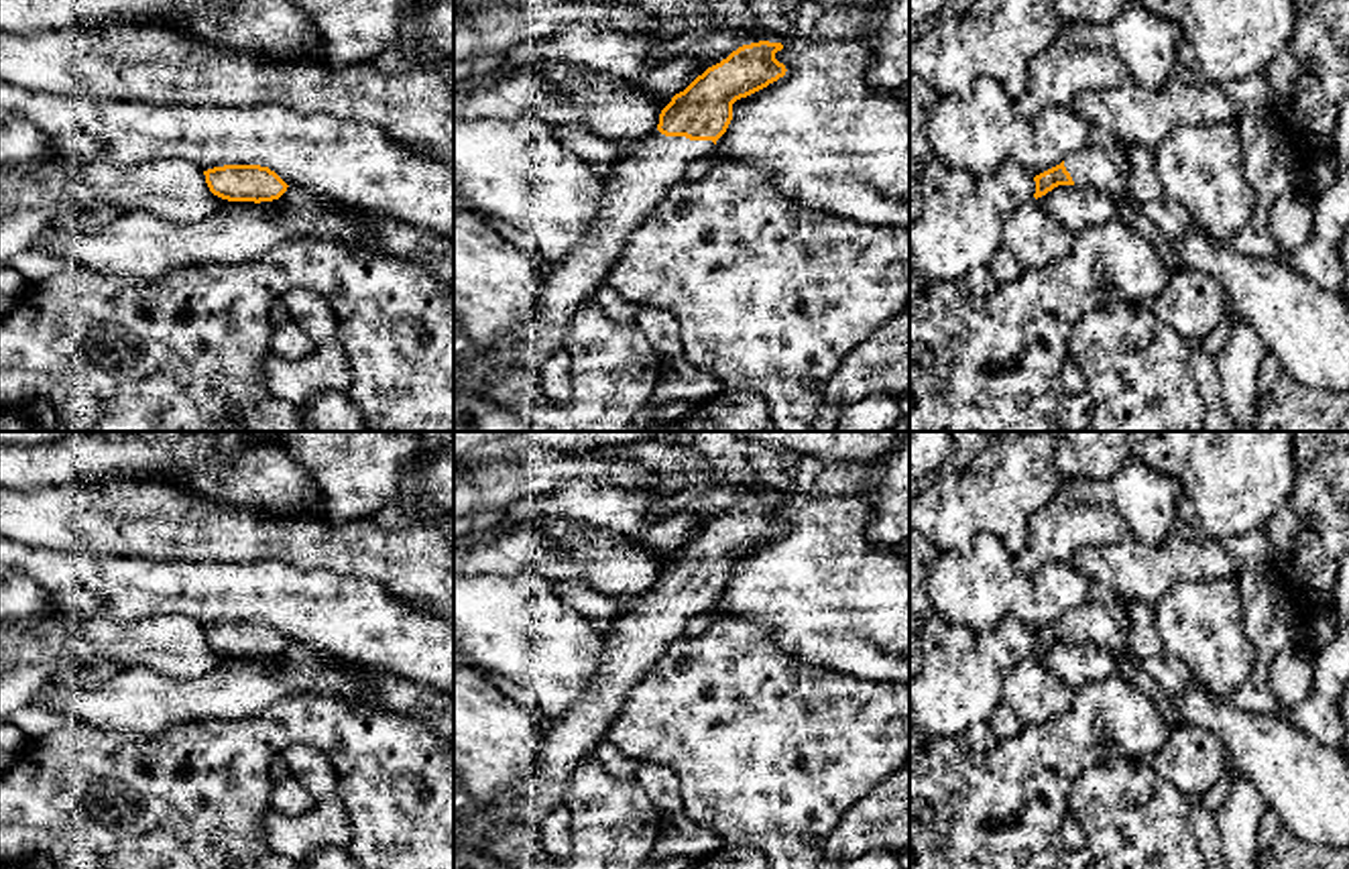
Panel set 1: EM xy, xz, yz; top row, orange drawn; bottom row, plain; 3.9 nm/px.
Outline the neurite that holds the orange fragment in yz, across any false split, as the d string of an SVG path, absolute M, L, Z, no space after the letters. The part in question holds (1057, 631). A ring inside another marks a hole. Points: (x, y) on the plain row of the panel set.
M1121 598L1109 602L1087 600L1060 621L1036 631L1034 653L1046 651L1058 641L1091 641L1107 647L1117 657L1125 657L1125 635L1129 627L1129 615Z

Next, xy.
M224 621L203 631L210 647L228 657L273 657L289 643L275 627L260 621Z

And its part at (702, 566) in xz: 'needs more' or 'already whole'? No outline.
needs more

